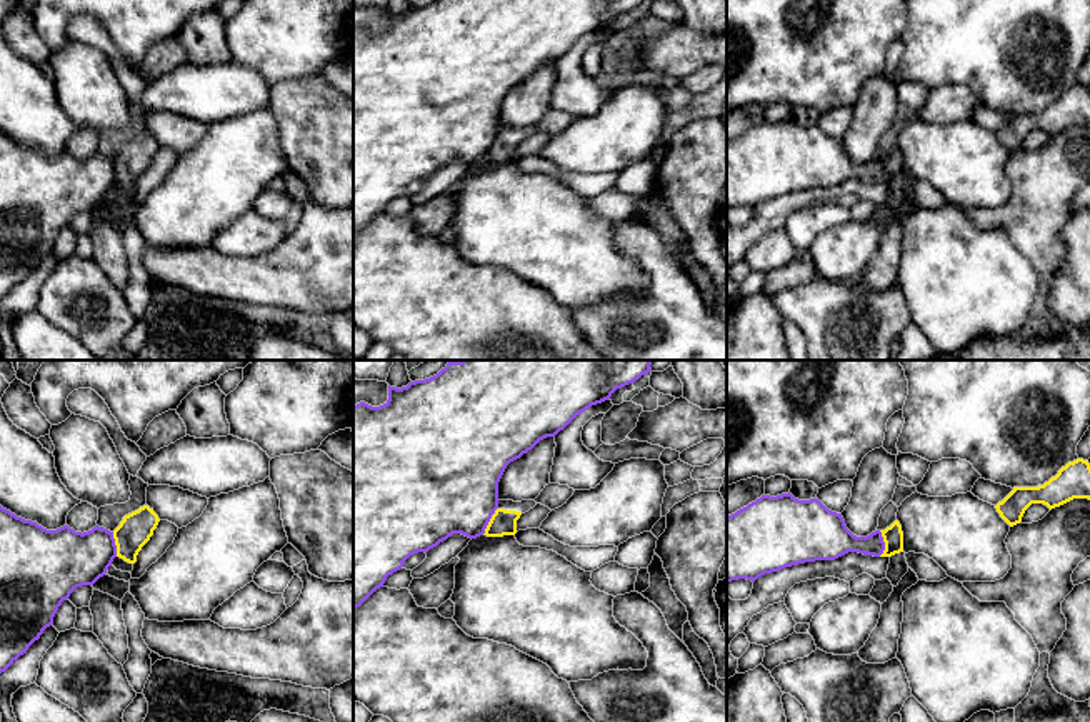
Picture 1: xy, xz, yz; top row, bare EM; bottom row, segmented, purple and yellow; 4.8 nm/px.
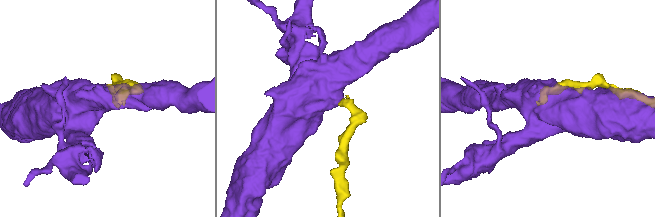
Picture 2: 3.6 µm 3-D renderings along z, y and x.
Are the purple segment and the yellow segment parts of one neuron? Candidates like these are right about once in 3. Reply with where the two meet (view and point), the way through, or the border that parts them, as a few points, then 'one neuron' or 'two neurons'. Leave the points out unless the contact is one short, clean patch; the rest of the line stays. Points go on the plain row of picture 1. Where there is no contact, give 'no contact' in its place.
contact xz (489, 147); border xz (497, 134), (482, 160); two neurons

